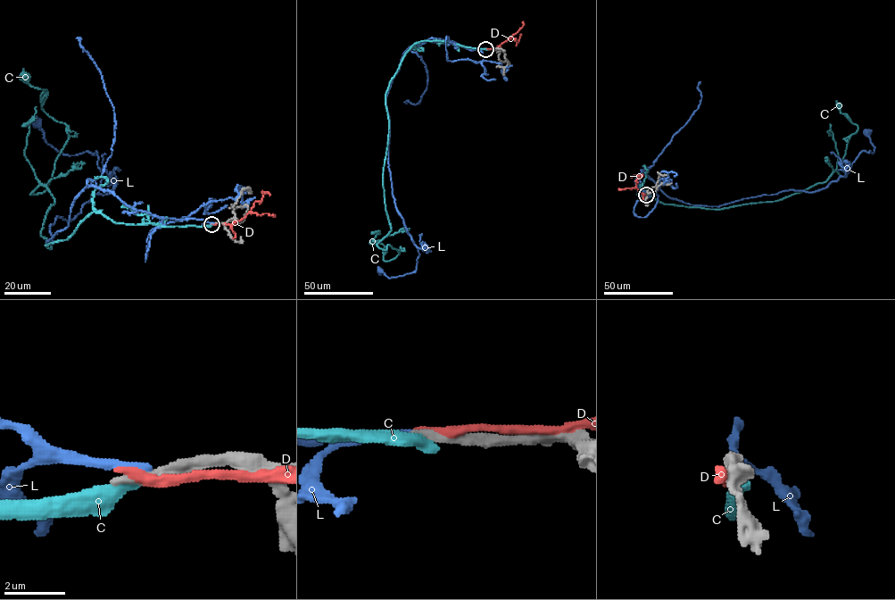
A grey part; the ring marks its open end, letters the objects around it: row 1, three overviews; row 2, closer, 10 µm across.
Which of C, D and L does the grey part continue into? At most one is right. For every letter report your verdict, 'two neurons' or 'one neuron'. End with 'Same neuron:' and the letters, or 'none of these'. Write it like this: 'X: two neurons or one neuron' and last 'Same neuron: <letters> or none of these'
C: two neurons
D: two neurons
L: two neurons
Same neuron: none of these

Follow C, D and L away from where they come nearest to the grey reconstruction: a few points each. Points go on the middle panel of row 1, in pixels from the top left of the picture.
C: (486, 49), (425, 40), (406, 53), (385, 94), (391, 230), (377, 244), (399, 254), (385, 261), (373, 242)
D: (486, 49), (496, 48), (508, 39), (515, 38), (516, 45), (520, 33)
L: (486, 49), (431, 38), (404, 53), (386, 95), (388, 166), (419, 254), (410, 273), (380, 270)

